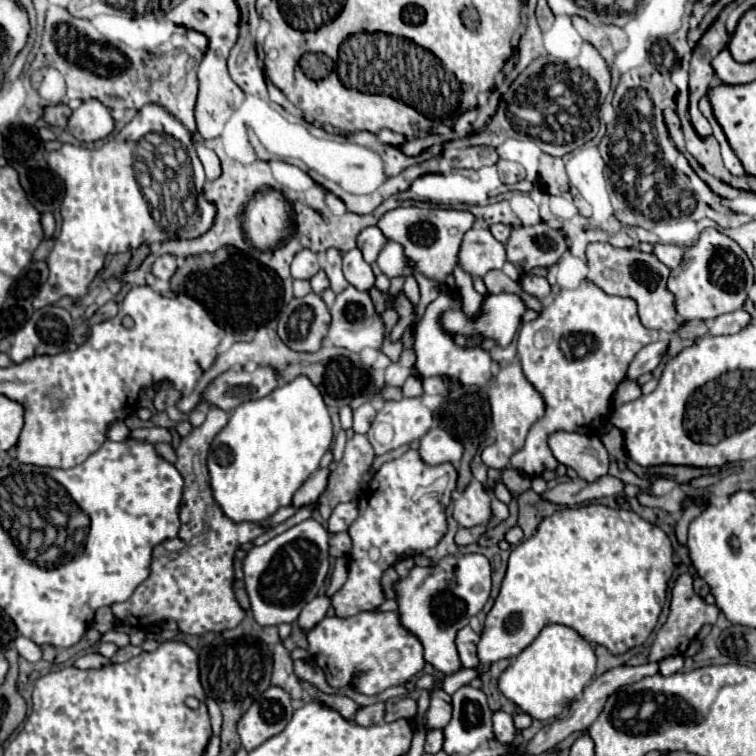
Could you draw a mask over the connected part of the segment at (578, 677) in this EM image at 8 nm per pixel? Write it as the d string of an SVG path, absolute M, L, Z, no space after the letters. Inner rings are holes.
M547 625L539 637L523 649L499 677L501 693L533 719L553 719L583 693L595 673L591 645L565 625Z

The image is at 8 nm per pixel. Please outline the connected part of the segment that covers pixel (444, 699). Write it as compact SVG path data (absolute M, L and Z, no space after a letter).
M433 691L431 693L431 705L427 709L427 729L443 729L453 715L451 697L445 691Z

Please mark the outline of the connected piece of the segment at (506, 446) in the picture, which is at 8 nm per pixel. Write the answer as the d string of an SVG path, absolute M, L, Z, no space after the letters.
M519 361L499 369L499 373L493 377L493 381L487 387L487 395L489 395L491 421L493 421L493 429L497 433L497 441L495 441L495 445L487 447L485 453L481 453L481 459L487 467L493 467L493 469L501 471L509 465L509 457L517 449L523 447L529 427L545 413L545 403L543 403L543 397L525 379Z

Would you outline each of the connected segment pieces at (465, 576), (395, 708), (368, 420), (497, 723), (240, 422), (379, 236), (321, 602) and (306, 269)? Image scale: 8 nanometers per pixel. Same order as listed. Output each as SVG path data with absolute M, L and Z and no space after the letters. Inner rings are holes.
M481 553L469 555L449 555L431 567L413 567L409 577L401 577L395 585L399 615L403 625L413 631L425 649L425 661L437 671L453 675L463 669L453 637L457 629L469 625L469 619L477 615L489 599L491 593L491 565ZM461 563L461 571L459 571Z
M399 699L397 703L393 705L387 705L387 711L385 711L385 721L391 723L391 721L397 721L401 717L405 719L413 719L417 715L417 701L415 699Z
M363 403L359 409L353 411L353 429L355 433L367 433L371 423L373 423L373 417L375 417L375 407L371 403Z
M495 711L493 713L493 735L499 743L511 743L515 739L515 729L513 729L513 717L505 711Z
M297 377L271 391L267 397L239 405L225 429L213 439L207 467L211 475L211 491L217 505L233 523L263 523L279 507L291 505L295 491L319 469L321 457L331 447L331 417L319 389L307 379Z
M367 227L357 235L357 247L361 249L367 263L373 263L377 259L379 251L383 249L385 243L387 243L387 239L379 227Z
M323 595L323 597L315 597L313 601L309 601L309 603L303 607L303 611L301 611L299 619L297 619L301 631L309 633L309 631L311 631L311 629L325 617L329 605L331 605L331 601L329 601L327 595Z
M303 249L295 255L293 263L291 263L291 275L293 279L311 279L317 271L319 271L319 259L317 259L317 253L309 251L309 249Z

